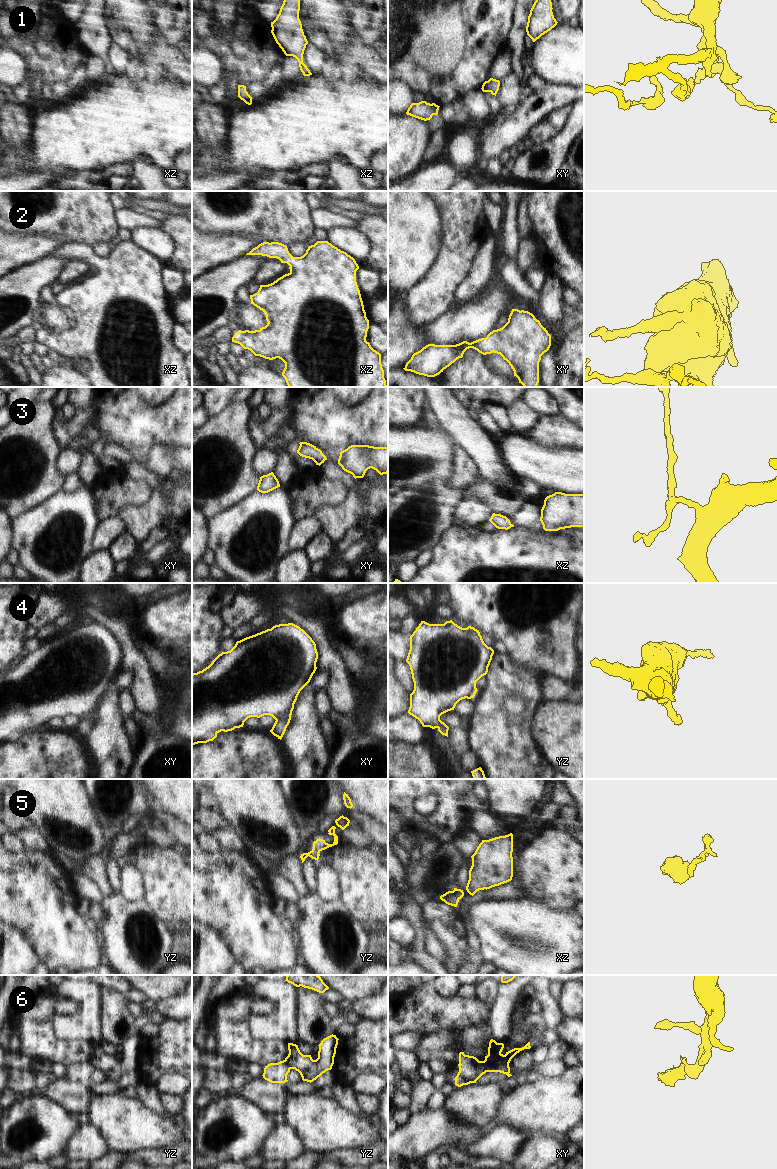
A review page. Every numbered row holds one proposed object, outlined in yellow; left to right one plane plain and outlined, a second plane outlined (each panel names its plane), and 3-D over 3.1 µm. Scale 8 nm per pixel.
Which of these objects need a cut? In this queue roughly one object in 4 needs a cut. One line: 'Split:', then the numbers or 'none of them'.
Split: 6

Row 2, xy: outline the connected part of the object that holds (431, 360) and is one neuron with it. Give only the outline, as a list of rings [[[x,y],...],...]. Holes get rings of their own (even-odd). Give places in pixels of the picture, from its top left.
[[[512,309],[508,322],[486,338],[456,345],[428,344],[414,353],[403,369],[435,377],[462,358],[467,349],[473,348],[483,355],[500,354],[513,369],[519,383],[524,387],[537,387],[539,362],[550,346],[551,335],[532,313]]]

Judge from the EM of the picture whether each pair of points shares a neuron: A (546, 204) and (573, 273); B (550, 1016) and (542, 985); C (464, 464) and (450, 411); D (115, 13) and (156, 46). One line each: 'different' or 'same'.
A: same
B: same
C: different
D: same

